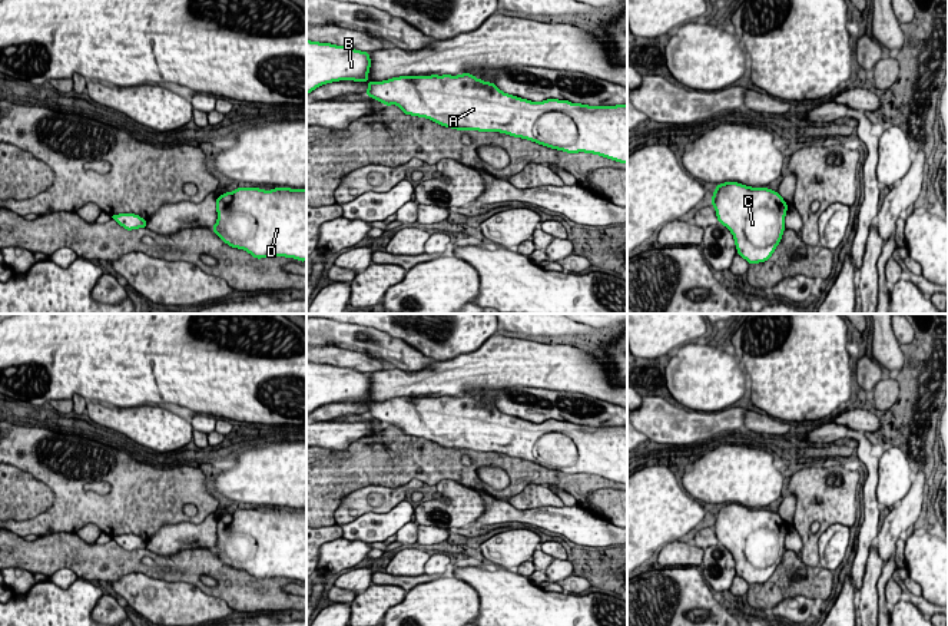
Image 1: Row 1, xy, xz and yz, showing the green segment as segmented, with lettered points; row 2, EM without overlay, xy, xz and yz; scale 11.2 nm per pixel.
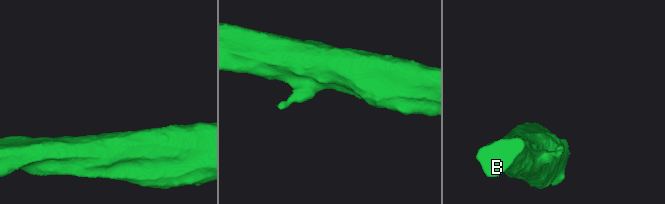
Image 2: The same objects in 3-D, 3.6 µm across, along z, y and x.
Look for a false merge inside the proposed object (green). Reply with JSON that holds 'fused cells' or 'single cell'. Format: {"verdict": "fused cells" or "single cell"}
{"verdict": "single cell"}

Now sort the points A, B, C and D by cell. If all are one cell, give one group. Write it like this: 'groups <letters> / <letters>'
groups A B C D

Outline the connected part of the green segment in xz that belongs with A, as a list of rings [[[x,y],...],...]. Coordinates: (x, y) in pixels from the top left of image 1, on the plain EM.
[[[306,361],[306,417],[321,405],[338,401],[367,403],[365,415],[385,427],[397,425],[405,435],[427,438],[457,451],[501,453],[533,461],[567,474],[594,474],[627,484],[627,425],[587,427],[569,421],[547,420],[540,424],[501,413],[494,404],[470,394],[458,397],[401,397],[368,403],[369,374],[351,368]]]

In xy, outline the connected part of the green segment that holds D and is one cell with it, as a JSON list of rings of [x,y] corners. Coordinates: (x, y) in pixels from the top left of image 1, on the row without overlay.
[[[238,509],[216,520],[218,541],[212,553],[232,569],[245,570],[253,579],[286,577],[306,582],[306,510]]]

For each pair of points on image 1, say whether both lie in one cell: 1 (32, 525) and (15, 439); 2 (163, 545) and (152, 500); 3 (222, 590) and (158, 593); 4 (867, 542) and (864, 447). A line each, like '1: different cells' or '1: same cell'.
1: same cell
2: different cells
3: different cells
4: same cell

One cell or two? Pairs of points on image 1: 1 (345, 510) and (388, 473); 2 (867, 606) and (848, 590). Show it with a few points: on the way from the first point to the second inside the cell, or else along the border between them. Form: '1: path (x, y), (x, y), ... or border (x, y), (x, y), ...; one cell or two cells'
1: border (407, 483), (398, 487), (365, 486), (344, 497); two cells
2: border (857, 593), (858, 610); two cells

